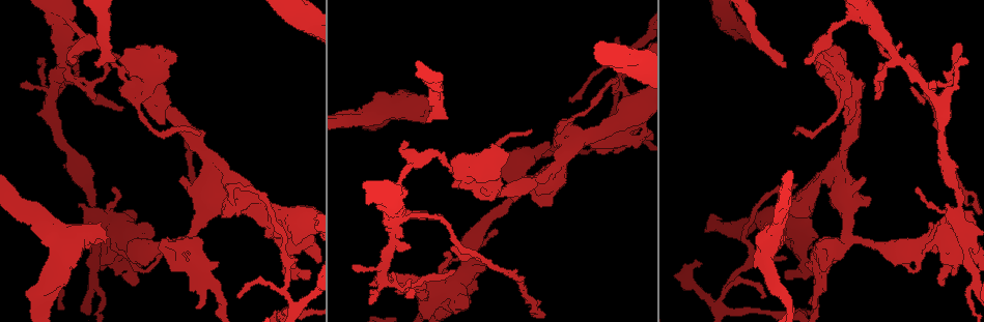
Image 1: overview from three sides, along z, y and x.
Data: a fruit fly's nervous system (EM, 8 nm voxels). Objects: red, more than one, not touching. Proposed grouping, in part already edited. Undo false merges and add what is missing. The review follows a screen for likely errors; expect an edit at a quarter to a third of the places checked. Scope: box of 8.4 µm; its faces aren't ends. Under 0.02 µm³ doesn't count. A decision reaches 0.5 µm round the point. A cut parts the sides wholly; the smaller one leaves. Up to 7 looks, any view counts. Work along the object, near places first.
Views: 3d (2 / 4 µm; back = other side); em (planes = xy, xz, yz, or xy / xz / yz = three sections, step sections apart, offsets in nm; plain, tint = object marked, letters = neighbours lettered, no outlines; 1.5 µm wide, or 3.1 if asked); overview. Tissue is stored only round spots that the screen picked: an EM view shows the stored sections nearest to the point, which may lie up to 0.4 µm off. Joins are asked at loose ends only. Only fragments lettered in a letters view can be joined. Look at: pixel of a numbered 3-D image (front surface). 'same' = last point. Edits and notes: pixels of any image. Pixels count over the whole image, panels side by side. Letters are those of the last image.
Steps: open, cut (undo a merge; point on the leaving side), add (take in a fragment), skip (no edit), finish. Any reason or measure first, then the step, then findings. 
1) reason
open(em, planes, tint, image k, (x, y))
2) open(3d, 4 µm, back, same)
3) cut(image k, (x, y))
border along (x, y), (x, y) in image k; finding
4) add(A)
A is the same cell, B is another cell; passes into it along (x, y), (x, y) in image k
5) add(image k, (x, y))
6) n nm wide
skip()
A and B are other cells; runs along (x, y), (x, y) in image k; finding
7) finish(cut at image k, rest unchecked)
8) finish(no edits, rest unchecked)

three-way junction
open(em, planes, plain, image 1, (397, 182))

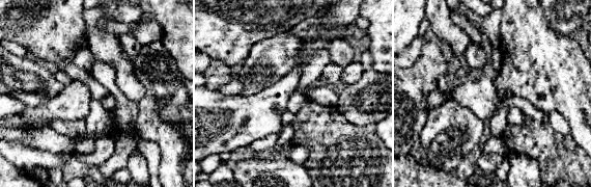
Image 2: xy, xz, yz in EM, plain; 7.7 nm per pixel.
open(em, planes, letters, same)

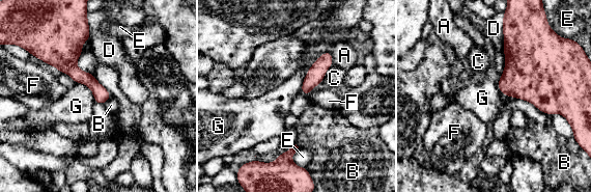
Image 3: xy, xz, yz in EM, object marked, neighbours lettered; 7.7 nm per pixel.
skip()
A, B, C, D, E, F and G are other cells; border along (330, 49), (309, 67), (299, 92) in image 3; one neuron here

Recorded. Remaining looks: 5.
tapers out
open(3d, 2 µm, image 1, (918, 190))

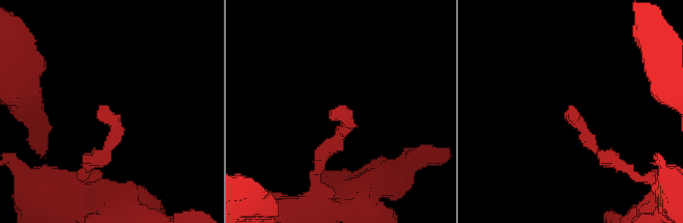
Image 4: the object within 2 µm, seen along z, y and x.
open(em, planes, letters, image 4, (98, 110))

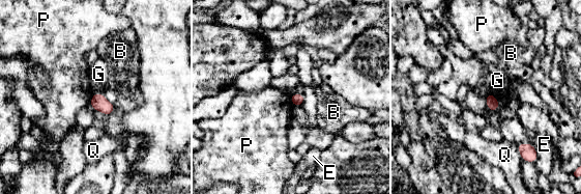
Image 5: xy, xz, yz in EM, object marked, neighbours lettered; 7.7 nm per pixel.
Q touches over 140 nm
skip()
B, E, G, P and Q are other cells; no lettered fragment goes on from it

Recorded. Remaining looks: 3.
an open end
open(3d, 4 µm, image 1, (165, 244))

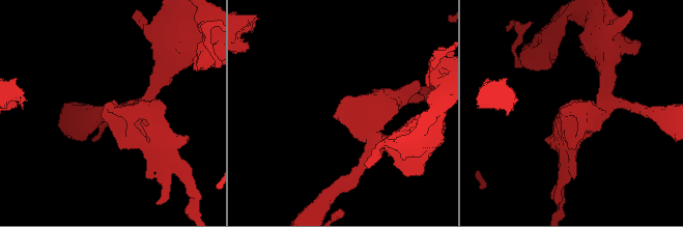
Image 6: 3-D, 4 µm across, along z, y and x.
now the EM
open(em, planes, letters, image 6, (343, 97))

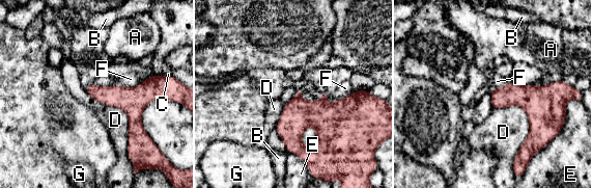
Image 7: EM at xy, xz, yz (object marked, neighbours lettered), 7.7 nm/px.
160 nm wide
skip()
A, B, C, D, E, F and G are other cells; border along (84, 88), (127, 114), (130, 158) in image 7; none of them fits

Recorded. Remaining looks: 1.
finish(no edits, rest unchecked)

